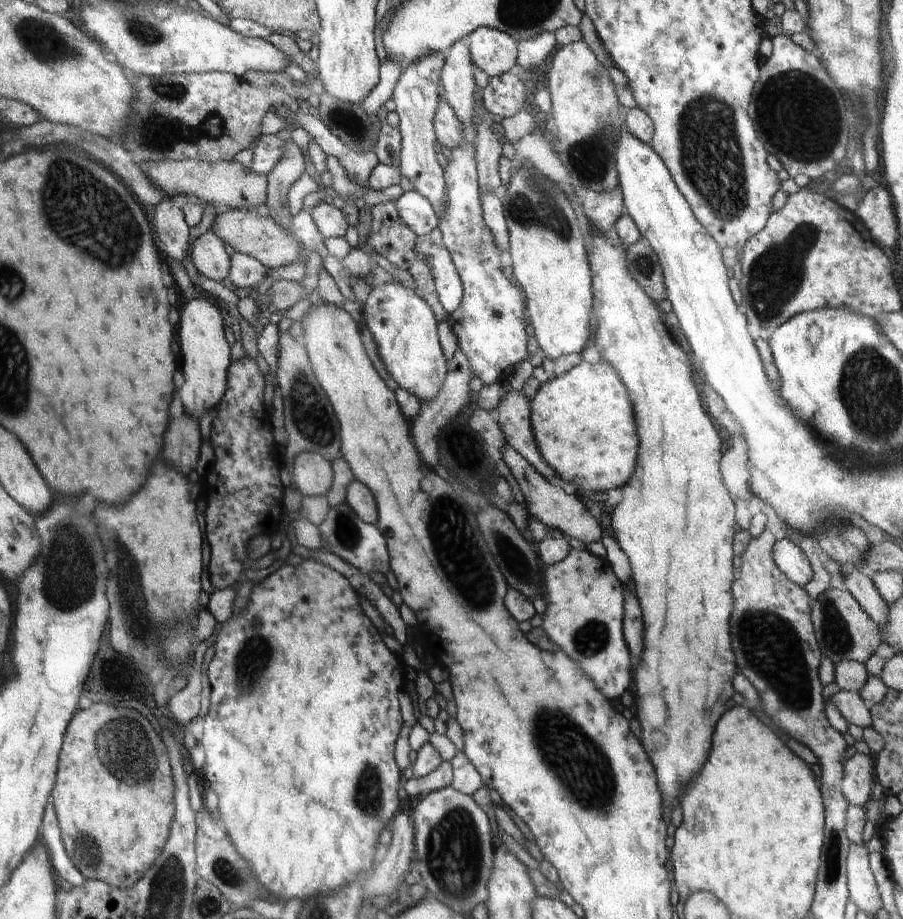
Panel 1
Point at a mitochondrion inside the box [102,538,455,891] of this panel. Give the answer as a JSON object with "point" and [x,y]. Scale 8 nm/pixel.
{"point":[135,609]}

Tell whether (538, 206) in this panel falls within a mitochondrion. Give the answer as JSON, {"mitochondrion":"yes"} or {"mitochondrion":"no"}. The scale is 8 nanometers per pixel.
{"mitochondrion":"yes"}

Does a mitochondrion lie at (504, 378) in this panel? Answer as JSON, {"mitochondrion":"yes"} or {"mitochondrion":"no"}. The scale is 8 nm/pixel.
{"mitochondrion":"no"}

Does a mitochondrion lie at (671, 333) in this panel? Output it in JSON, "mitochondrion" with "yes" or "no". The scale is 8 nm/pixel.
{"mitochondrion":"no"}

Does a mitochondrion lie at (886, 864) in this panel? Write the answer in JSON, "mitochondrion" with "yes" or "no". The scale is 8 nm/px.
{"mitochondrion":"no"}

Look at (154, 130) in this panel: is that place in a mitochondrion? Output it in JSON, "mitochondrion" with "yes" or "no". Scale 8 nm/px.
{"mitochondrion":"yes"}

